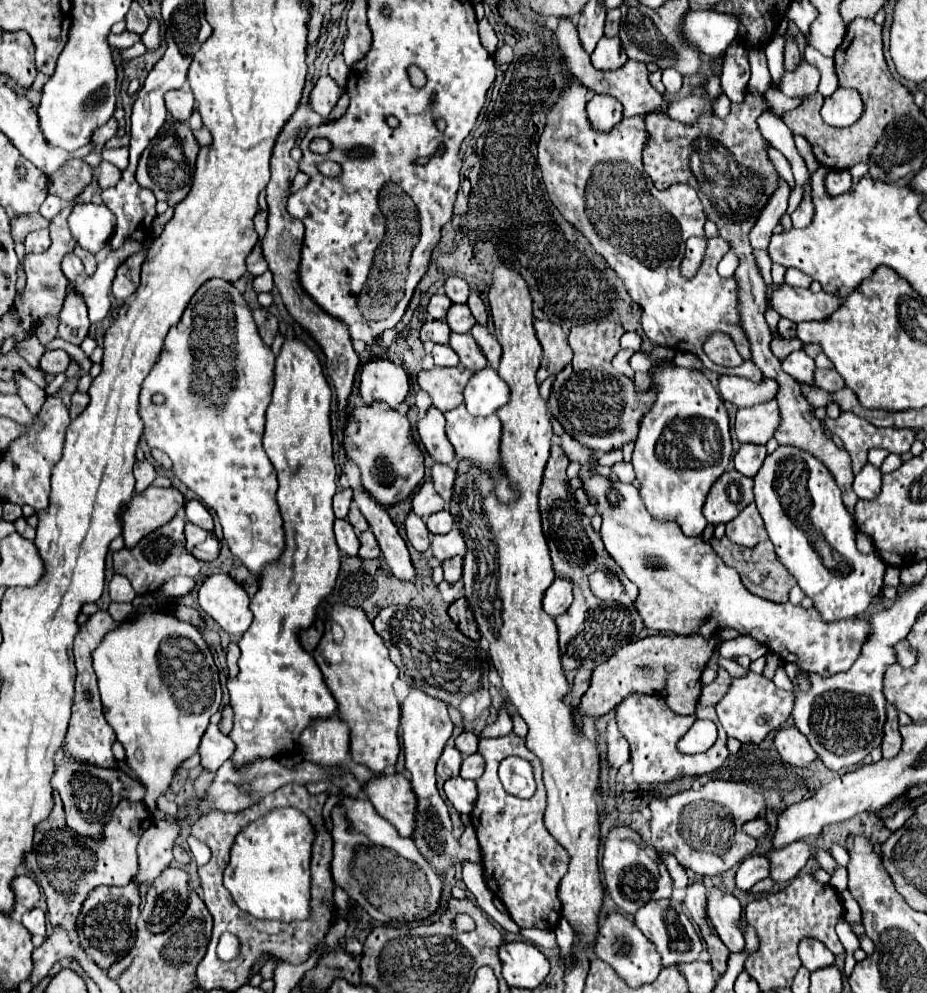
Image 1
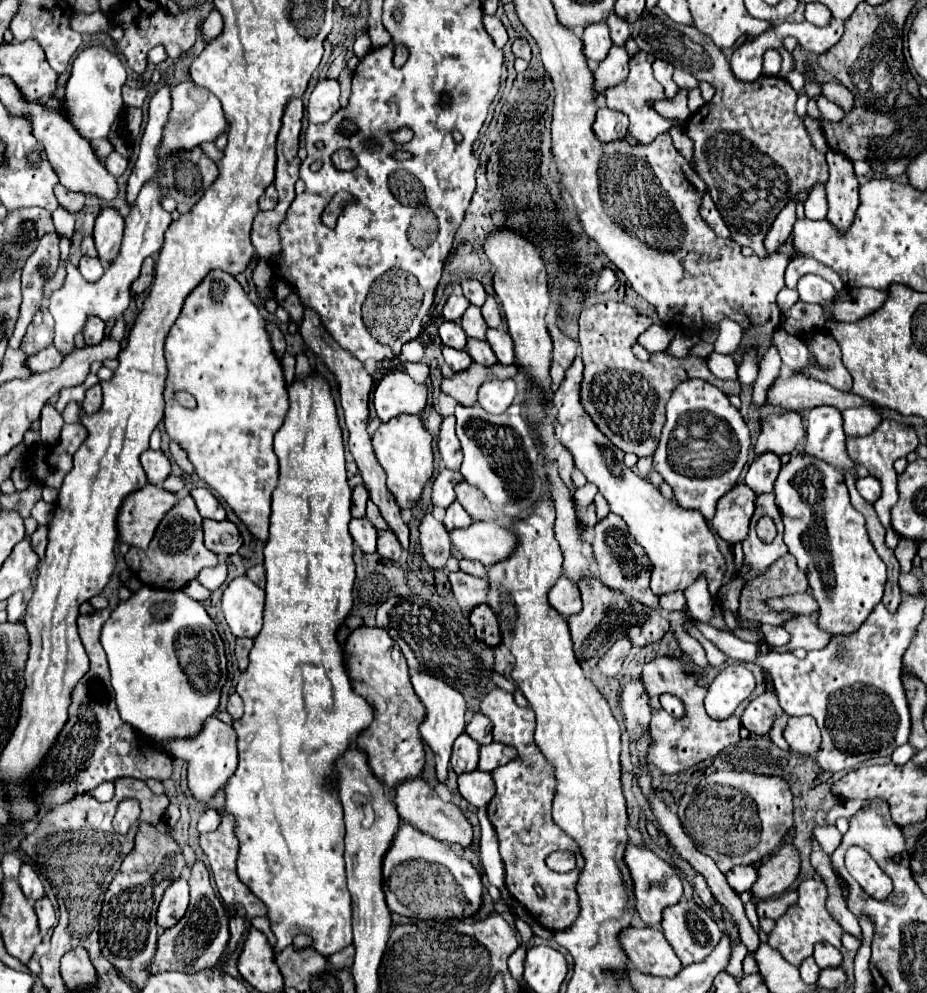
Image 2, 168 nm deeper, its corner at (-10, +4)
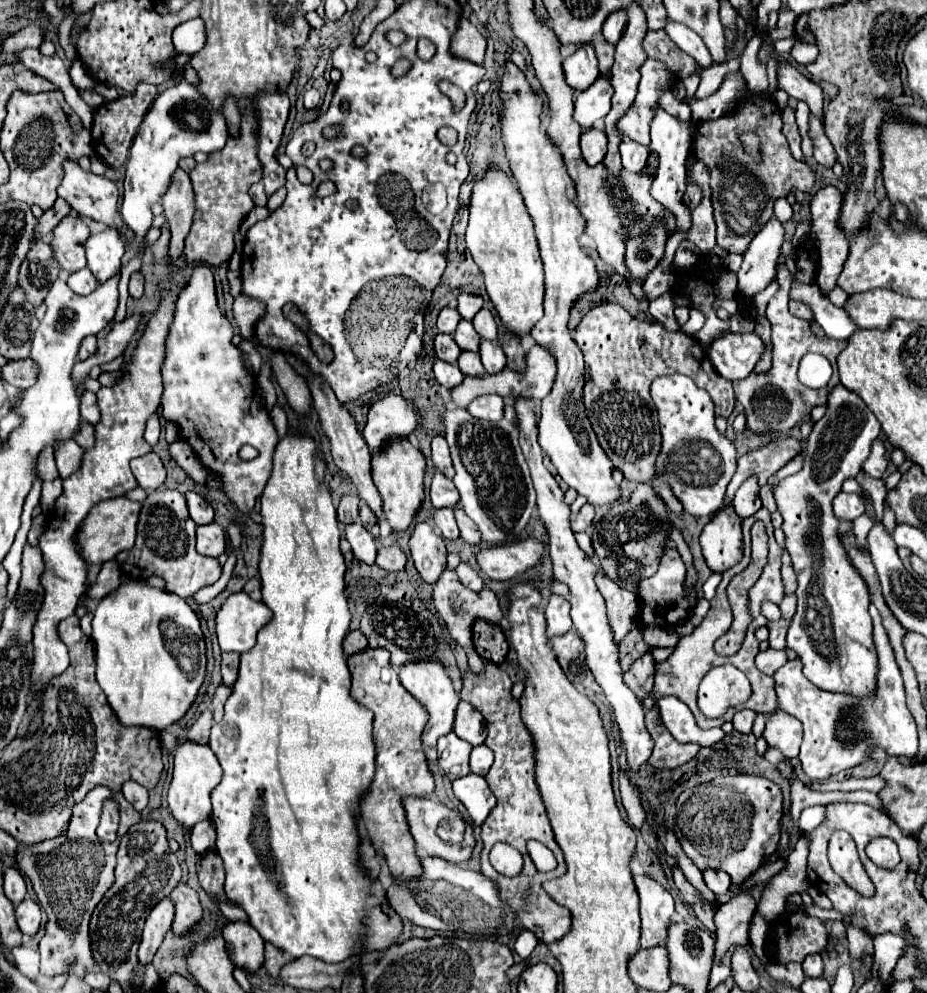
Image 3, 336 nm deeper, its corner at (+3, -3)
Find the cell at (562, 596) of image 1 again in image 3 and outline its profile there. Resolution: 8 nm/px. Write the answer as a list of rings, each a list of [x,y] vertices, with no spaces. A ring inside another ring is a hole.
[[[552,595],[546,607],[546,621],[548,621],[548,629],[546,629],[548,639],[568,633],[574,627],[570,619],[570,603],[558,595]]]

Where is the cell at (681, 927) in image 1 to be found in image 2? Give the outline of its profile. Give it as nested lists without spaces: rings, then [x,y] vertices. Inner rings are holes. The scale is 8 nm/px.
[[[681,900],[679,904],[665,908],[661,928],[663,928],[667,942],[673,946],[673,950],[679,956],[683,966],[689,966],[693,962],[701,962],[707,954],[713,952],[715,944],[719,944],[719,940],[721,940],[721,930],[717,926],[717,922],[711,918],[711,914],[705,908],[701,908],[689,900]]]

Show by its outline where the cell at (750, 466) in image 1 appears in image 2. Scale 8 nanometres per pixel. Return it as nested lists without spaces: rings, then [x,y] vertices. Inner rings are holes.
[[[765,452],[763,456],[757,456],[745,476],[745,484],[755,492],[755,494],[763,494],[763,492],[771,492],[773,490],[773,482],[779,474],[781,468],[781,460],[779,456],[775,456],[773,452]]]

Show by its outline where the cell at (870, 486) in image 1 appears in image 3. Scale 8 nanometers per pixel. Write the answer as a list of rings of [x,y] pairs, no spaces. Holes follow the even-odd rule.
[[[838,493],[834,497],[834,515],[838,517],[838,521],[848,523],[854,521],[856,517],[860,517],[864,513],[864,501],[860,495],[856,493]]]

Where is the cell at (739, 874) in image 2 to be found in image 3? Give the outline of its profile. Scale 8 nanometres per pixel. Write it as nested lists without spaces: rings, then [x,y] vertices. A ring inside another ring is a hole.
[[[704,869],[702,871],[704,883],[710,891],[714,891],[716,895],[722,895],[728,891],[730,887],[730,875],[726,875],[726,871],[718,871],[718,869]]]

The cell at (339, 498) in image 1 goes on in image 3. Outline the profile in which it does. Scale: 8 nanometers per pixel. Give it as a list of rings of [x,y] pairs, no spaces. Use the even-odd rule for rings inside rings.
[[[344,495],[340,499],[338,507],[338,519],[344,523],[354,523],[358,519],[358,497],[356,495]]]

